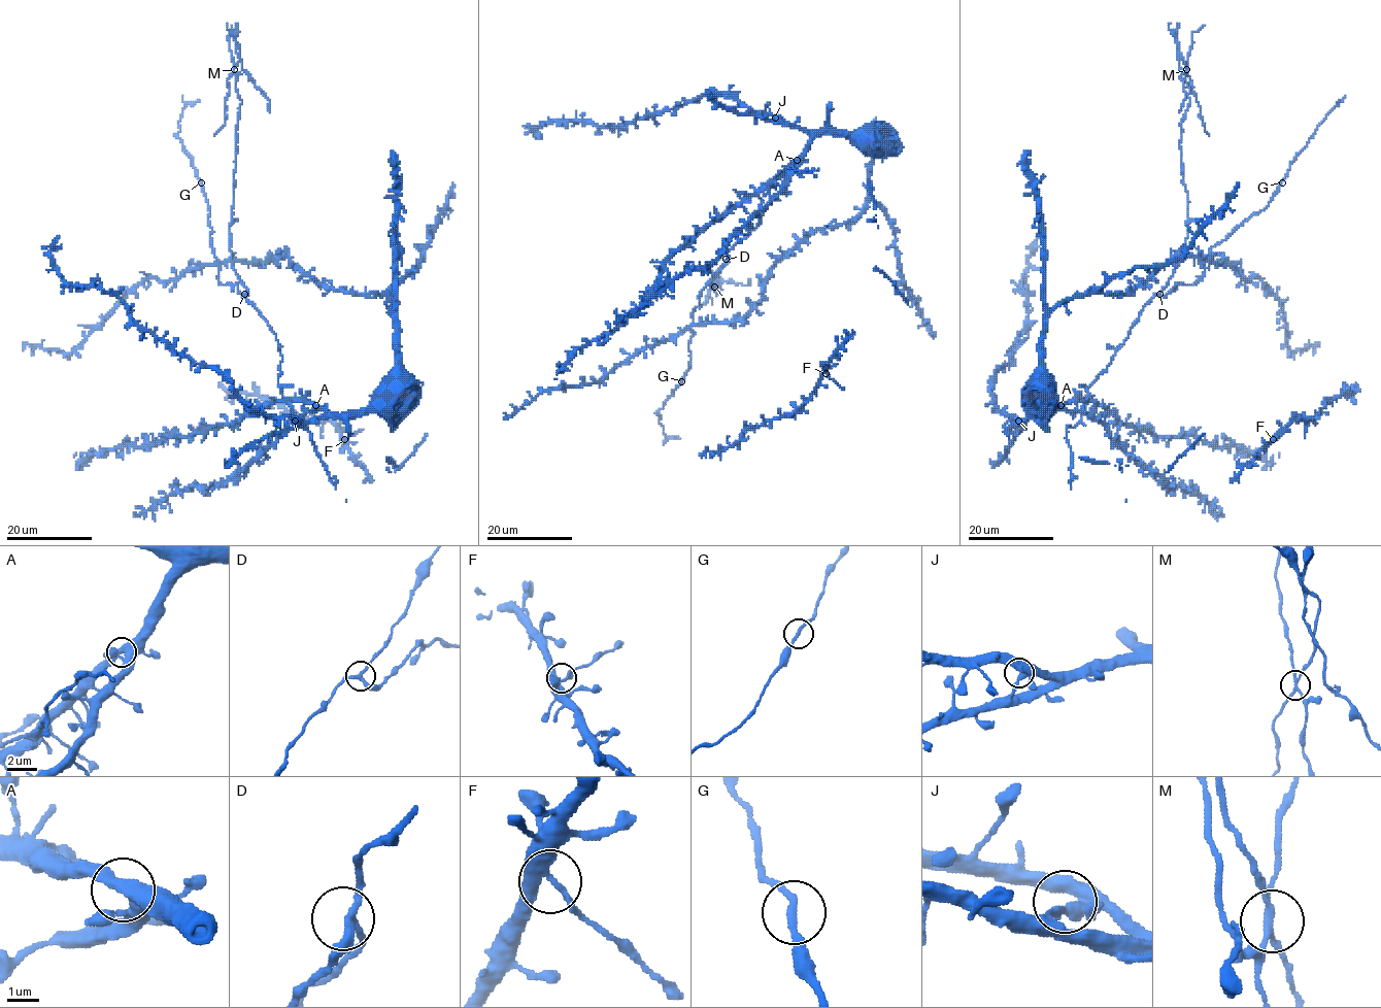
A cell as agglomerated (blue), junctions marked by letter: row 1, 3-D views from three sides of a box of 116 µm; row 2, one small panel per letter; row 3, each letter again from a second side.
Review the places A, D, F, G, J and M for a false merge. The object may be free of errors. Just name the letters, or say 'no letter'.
M

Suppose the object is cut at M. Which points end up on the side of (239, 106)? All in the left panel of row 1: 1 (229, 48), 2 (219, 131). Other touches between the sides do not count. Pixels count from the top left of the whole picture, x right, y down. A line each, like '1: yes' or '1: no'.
1: yes
2: no

